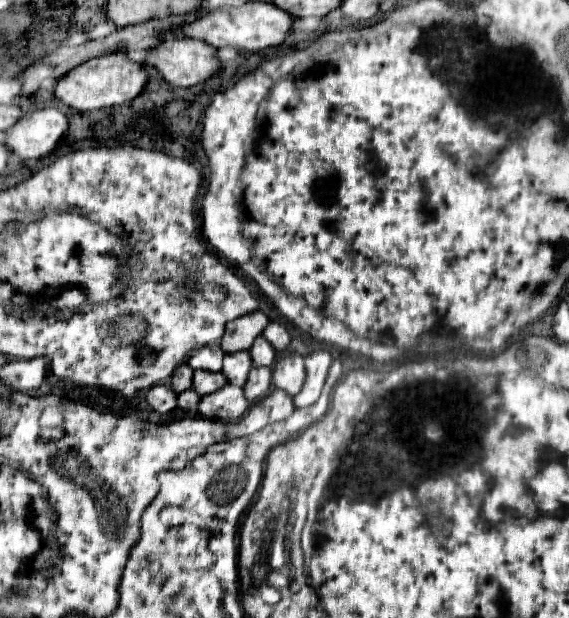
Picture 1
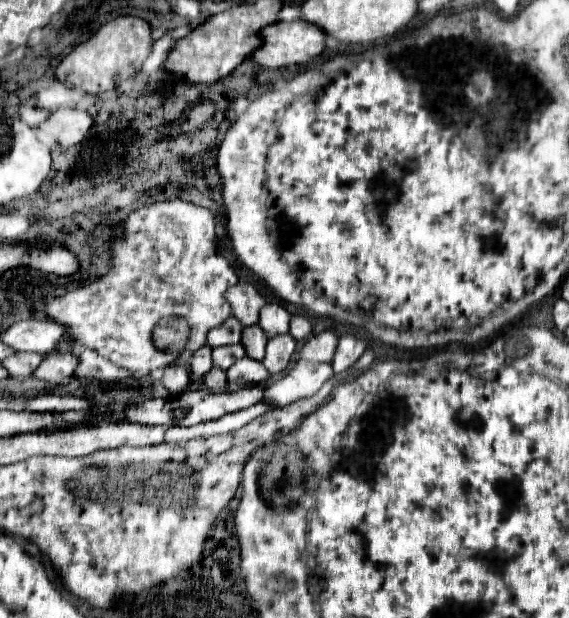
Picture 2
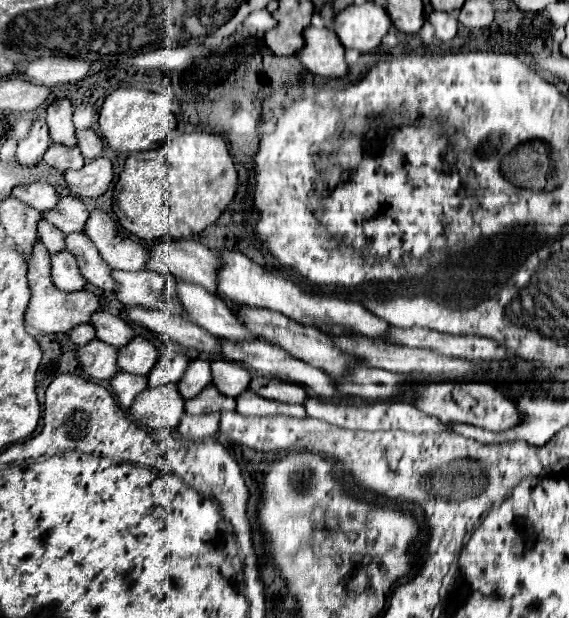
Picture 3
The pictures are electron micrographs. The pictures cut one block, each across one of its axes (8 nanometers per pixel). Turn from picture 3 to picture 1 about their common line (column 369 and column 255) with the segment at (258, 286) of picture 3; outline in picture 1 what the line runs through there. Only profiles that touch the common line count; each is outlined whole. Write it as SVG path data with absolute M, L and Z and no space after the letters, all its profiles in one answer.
M252 312L250 316L242 316L230 324L226 324L226 332L222 336L222 350L224 352L240 352L250 350L254 338L262 334L262 330L268 326L268 316L264 312Z

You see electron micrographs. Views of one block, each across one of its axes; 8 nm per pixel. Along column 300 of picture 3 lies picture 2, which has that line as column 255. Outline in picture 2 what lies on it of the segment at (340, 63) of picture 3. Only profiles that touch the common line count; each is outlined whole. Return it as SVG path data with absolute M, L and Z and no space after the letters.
M304 20L278 22L260 30L262 44L248 56L264 68L306 62L324 50L324 32Z

